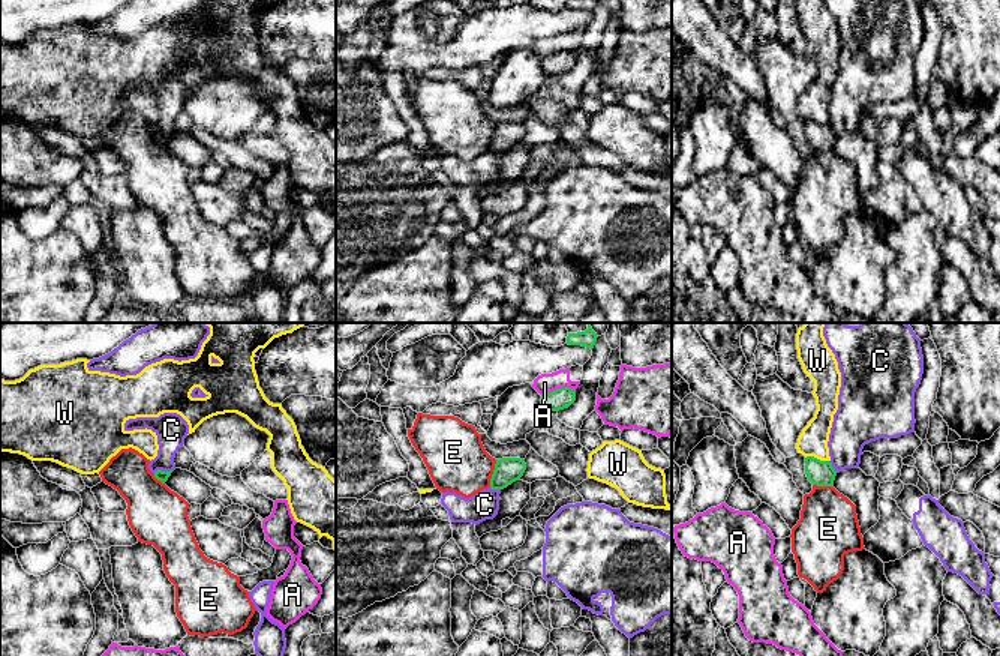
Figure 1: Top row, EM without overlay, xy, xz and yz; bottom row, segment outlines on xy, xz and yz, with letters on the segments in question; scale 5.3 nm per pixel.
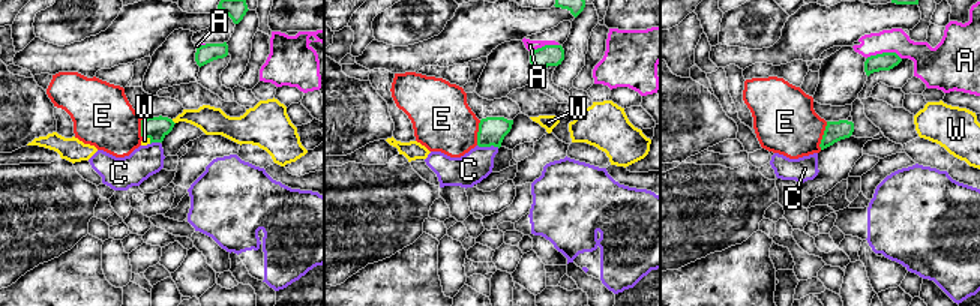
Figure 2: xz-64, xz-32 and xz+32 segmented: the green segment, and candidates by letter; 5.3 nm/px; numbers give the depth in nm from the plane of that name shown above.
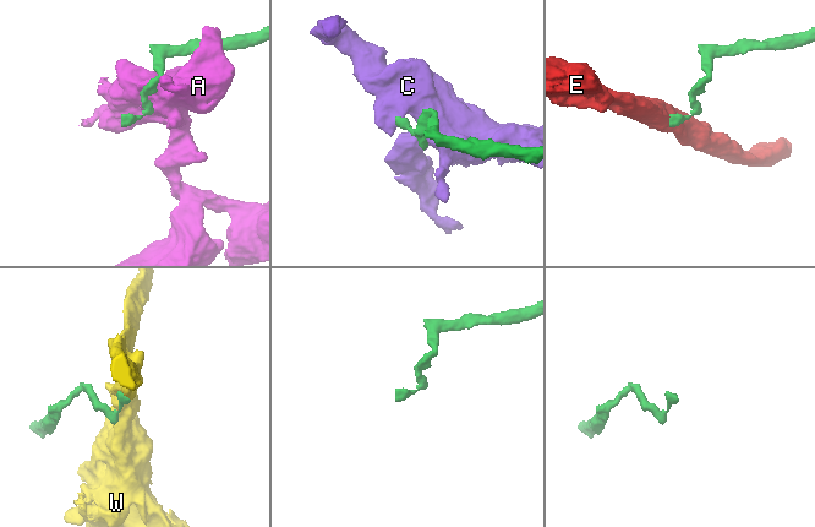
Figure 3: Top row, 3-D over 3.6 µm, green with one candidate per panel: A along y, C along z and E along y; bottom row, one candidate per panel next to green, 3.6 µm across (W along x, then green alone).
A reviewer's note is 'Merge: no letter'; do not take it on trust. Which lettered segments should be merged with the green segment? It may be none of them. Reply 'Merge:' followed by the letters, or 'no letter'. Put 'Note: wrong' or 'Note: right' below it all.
Merge: no letter
Note: right

